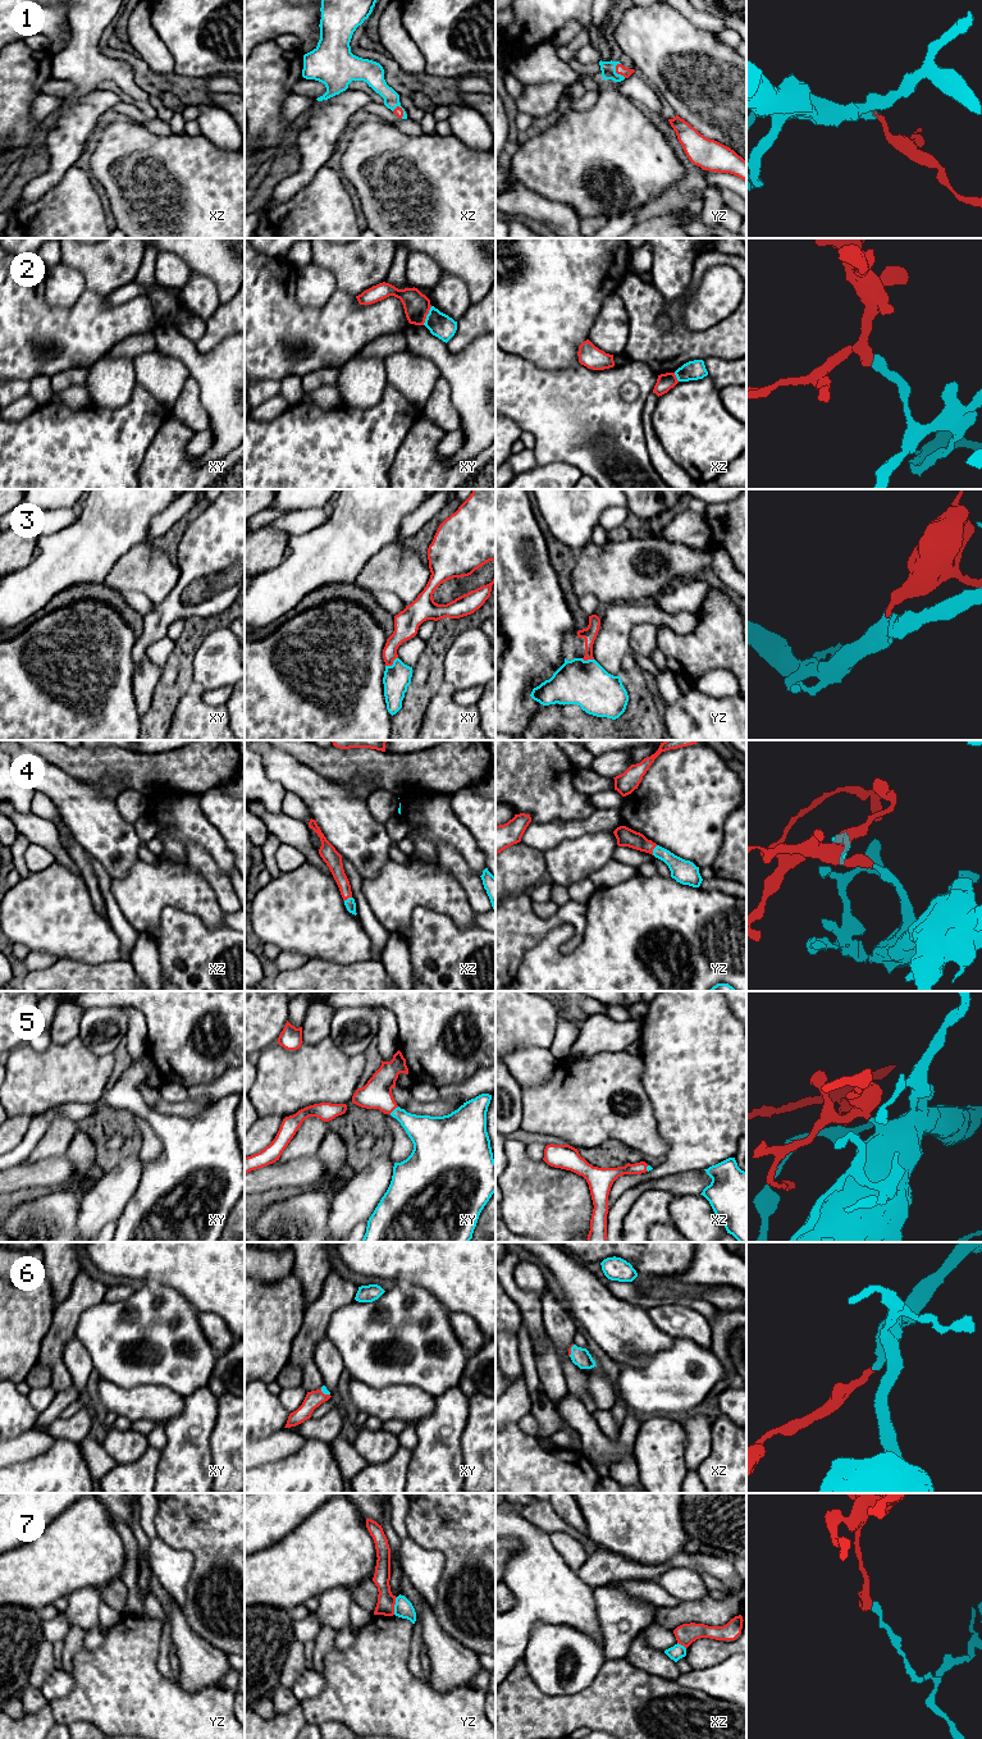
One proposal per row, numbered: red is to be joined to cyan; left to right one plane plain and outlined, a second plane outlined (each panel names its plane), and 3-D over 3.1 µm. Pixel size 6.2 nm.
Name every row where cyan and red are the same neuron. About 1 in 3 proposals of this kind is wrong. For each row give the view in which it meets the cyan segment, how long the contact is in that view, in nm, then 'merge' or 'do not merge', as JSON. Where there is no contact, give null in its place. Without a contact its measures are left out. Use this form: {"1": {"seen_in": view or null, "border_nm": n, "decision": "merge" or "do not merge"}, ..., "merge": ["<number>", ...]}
{"1": {"seen_in": "yz", "border_nm": 110, "decision": "merge"}, "2": {"seen_in": "xy", "border_nm": 130, "decision": "do not merge"}, "3": {"seen_in": "xy", "border_nm": 100, "decision": "merge"}, "4": {"seen_in": "yz", "border_nm": 70, "decision": "merge"}, "5": {"seen_in": "xy", "border_nm": 80, "decision": "merge"}, "6": {"seen_in": "xy", "border_nm": 80, "decision": "merge"}, "7": {"seen_in": "yz", "border_nm": 110, "decision": "do not merge"}, "merge": ["1", "3", "4", "5", "6"]}

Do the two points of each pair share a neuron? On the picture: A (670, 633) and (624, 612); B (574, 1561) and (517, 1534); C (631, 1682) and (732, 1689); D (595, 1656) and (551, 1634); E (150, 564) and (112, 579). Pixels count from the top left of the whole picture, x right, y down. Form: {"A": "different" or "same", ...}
{"A": "same", "B": "different", "C": "different", "D": "same", "E": "same"}

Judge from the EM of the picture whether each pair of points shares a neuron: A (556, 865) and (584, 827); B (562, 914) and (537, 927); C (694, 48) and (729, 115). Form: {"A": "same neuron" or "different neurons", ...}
{"A": "different neurons", "B": "same neuron", "C": "same neuron"}

